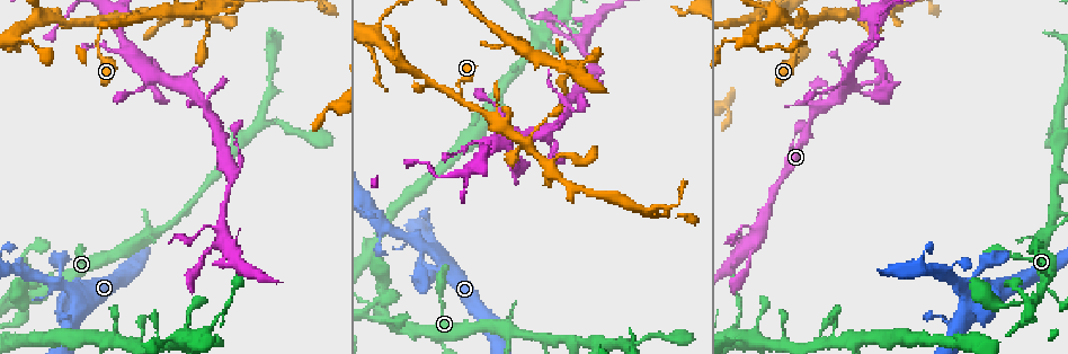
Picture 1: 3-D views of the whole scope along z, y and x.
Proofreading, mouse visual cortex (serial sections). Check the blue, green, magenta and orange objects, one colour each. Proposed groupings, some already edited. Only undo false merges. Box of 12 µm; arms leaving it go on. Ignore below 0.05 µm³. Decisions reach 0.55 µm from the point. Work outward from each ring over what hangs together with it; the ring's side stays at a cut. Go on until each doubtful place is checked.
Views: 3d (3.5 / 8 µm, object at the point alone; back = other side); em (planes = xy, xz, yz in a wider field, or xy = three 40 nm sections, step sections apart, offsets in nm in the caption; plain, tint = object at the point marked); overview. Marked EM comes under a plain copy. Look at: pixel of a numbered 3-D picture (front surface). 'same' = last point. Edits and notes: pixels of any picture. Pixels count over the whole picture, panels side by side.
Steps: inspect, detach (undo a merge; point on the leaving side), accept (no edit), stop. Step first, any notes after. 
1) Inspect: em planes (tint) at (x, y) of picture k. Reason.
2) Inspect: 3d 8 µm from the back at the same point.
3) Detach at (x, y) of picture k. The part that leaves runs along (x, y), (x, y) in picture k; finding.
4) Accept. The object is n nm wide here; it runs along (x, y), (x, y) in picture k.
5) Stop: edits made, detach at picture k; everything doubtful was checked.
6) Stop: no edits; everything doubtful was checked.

Inspect: 3d 3.5 µm at (176, 215) of picture 1. Side arm on a straight run.

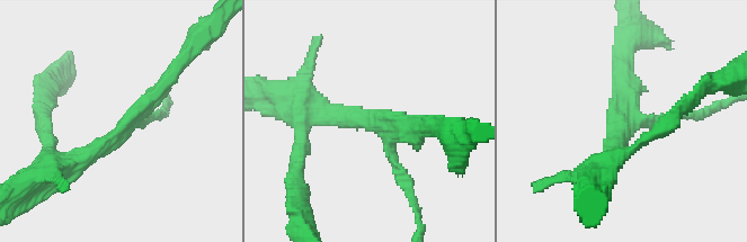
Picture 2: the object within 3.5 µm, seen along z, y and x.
Inspect: em planes (tint) at (124, 124) of picture 2. 3 arms meet here; the arms are 150, 200, 300 nm wide; shape alone is not enough.

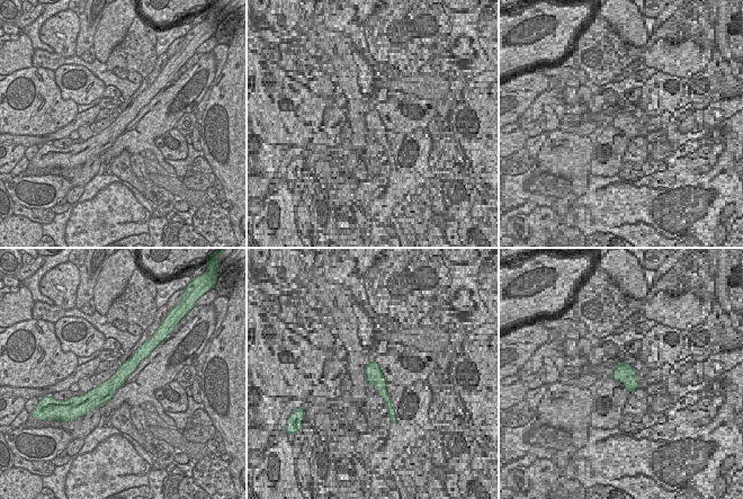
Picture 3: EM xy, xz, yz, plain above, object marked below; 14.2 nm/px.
Accept. It runs along (146, 350), (101, 394), (92, 395) in picture 3; continuous, no second cell.

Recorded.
Inspect: 3d 8 µm from the back at (1048, 281) of picture 1. Four-way junction.

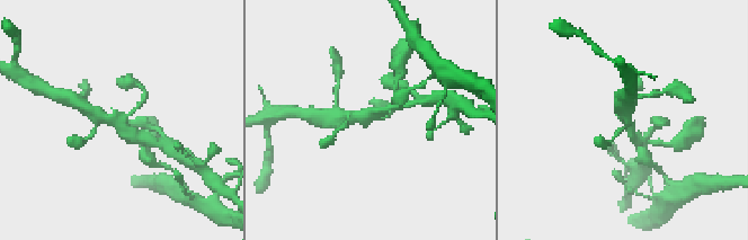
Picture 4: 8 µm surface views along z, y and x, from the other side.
Inspect: em xy step 3 (tint) at (626, 121) of picture 4. 4 arms meet here; the arms are 150, 150, 300, 350 nm wide; now the EM.

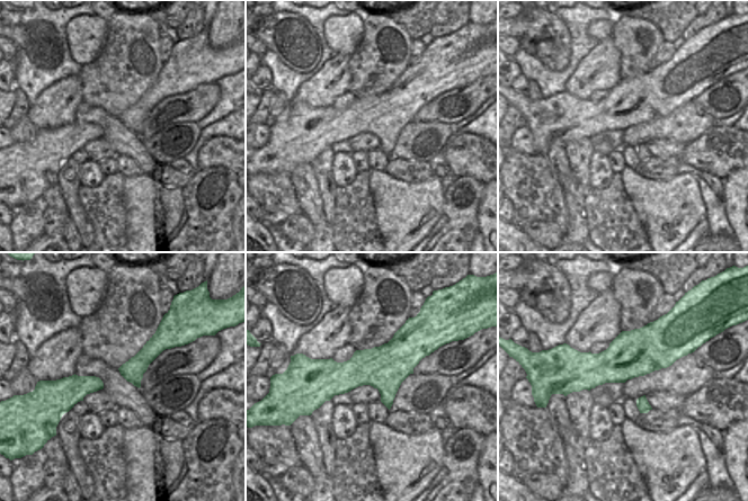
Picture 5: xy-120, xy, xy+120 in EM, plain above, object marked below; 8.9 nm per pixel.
Accept. It runs along (424, 351), (385, 367), (313, 369) in picture 5; all the same cell.

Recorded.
Inspect: 3d 3.5 µm at (1036, 300) of picture 1. Sudden change in width.

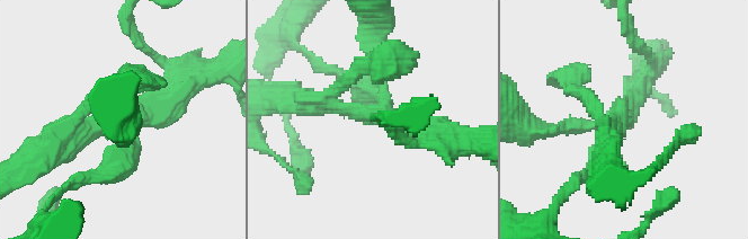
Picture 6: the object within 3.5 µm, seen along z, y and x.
Inspect: em planes (tint) at (618, 118) of picture 6. 4 arms meet here; the arms are 200, 250, 300, 350 nm wide; shape alone is not enough.

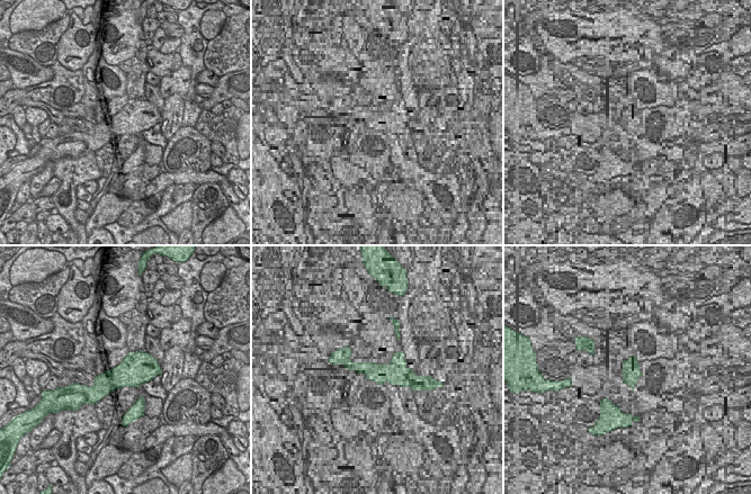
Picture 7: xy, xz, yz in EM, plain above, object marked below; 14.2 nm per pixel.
Accept. One cell here.

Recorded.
Inspect: 3d 3.5 µm at (462, 97) of picture 1. Calibre changes.

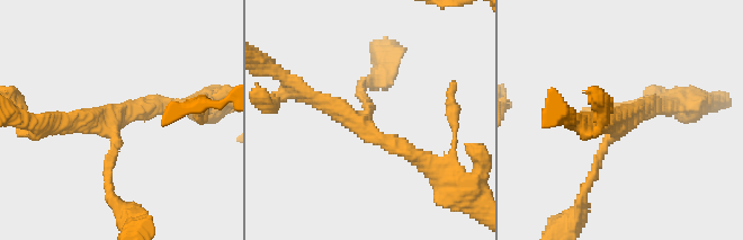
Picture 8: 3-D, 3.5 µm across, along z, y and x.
Inspect: em xy step 3 (tint) at (111, 124) of picture 8.

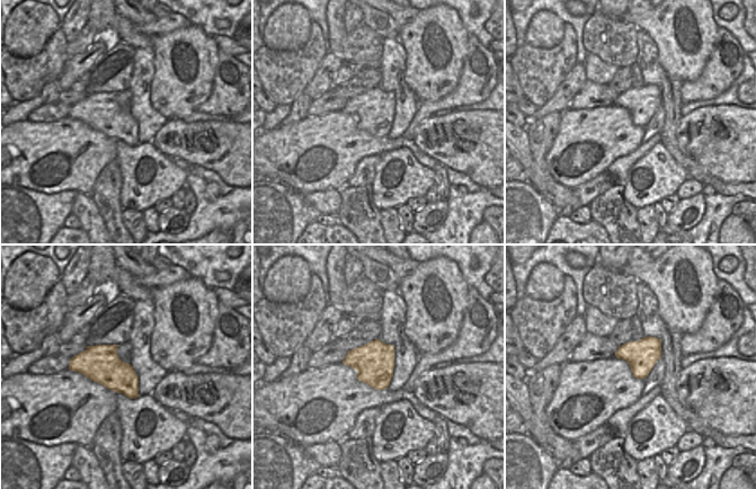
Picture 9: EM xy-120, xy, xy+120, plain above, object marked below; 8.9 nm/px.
Accept. The arms are 150, 250, 250 nm wide; one cell here.

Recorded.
Stop: no edits; everything doubtful was checked.

